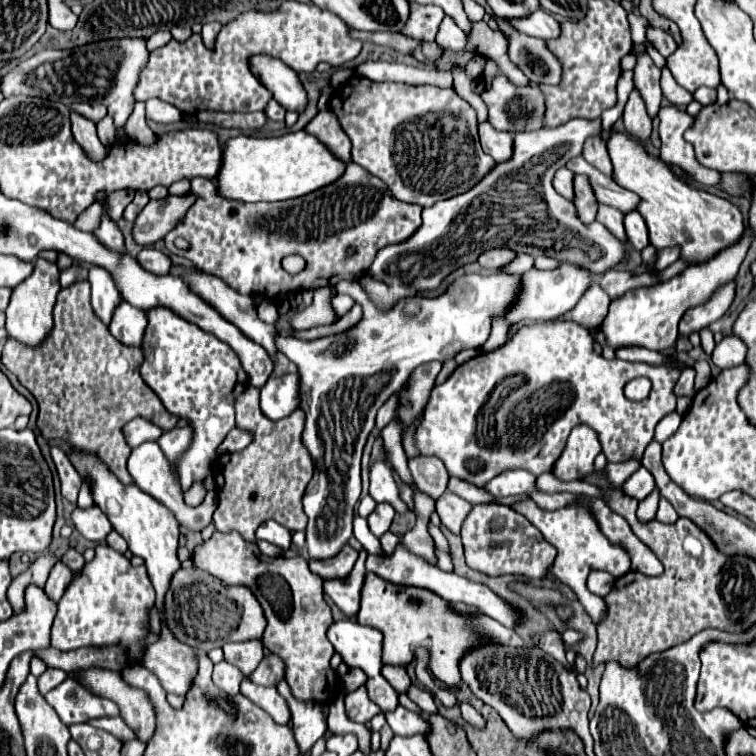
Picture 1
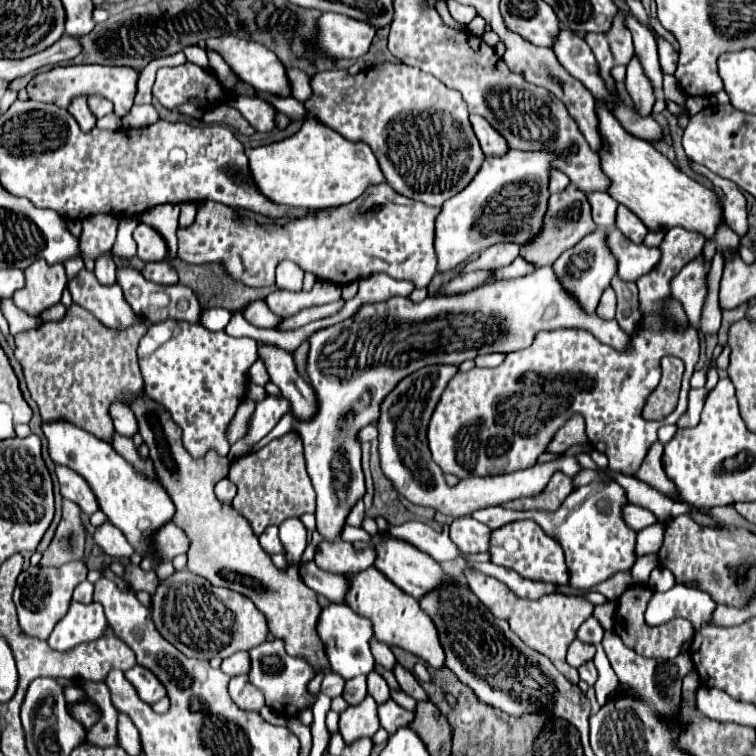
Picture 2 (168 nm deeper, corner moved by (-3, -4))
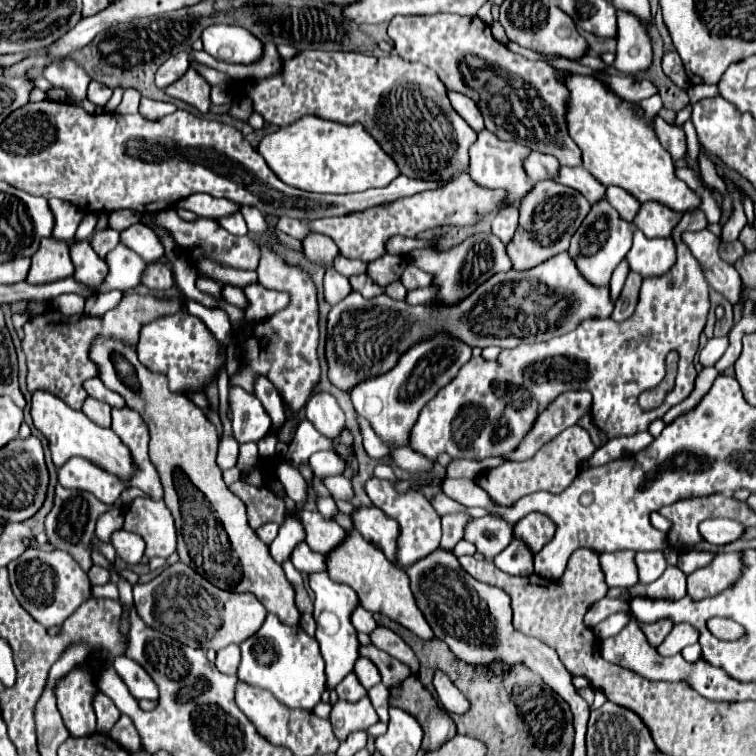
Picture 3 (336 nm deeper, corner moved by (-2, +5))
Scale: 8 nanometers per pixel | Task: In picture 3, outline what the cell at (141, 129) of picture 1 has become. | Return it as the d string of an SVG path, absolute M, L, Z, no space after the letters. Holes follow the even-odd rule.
M126 89L122 103L118 105L120 113L136 113L138 111L138 103L140 103L140 93L136 89Z

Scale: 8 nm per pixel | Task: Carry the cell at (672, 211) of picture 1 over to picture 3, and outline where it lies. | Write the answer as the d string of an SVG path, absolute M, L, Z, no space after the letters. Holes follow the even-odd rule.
M570 73L566 77L566 87L570 91L568 109L566 109L568 135L574 139L574 143L582 151L584 169L588 169L604 187L618 185L622 189L628 189L628 193L632 193L640 203L644 203L644 201L660 201L660 203L668 205L670 209L676 209L676 211L682 211L682 213L686 213L690 209L696 209L700 205L700 197L696 193L692 193L688 189L688 185L684 185L674 175L674 161L672 161L670 153L664 151L664 147L660 145L660 141L656 137L656 131L652 127L652 119L662 109L662 101L660 101L658 95L652 95L652 97L648 97L644 101L638 101L634 105L632 101L626 101L626 99L618 97L616 93L608 91L594 77L584 77L584 75L576 75L576 73ZM638 105L644 111L644 115L636 113Z

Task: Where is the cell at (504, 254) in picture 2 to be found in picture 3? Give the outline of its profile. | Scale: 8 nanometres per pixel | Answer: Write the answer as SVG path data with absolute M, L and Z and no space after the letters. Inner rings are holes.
M514 205L500 209L492 219L492 233L496 233L496 237L500 237L504 243L512 239L516 227L518 227L518 209Z

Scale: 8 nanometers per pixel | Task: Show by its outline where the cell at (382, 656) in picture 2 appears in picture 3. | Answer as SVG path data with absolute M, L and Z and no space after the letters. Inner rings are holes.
M358 605L354 611L352 611L352 625L356 627L356 631L364 631L364 633L370 633L372 629L376 629L376 621L372 617L370 611L366 611L362 605Z

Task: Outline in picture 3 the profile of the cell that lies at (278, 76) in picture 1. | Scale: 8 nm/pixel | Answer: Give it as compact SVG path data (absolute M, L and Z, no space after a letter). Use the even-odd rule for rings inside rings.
M210 25L202 31L206 53L226 63L254 63L262 55L262 43L248 29L236 25Z

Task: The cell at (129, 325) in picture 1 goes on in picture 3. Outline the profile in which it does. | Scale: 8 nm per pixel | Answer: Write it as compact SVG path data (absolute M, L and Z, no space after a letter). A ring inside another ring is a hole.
M88 239L74 241L70 245L70 255L72 255L74 267L76 267L76 273L74 275L84 285L94 285L96 281L102 281L104 279L104 273L108 273L104 259L100 259L94 253L94 249L90 247L90 241Z

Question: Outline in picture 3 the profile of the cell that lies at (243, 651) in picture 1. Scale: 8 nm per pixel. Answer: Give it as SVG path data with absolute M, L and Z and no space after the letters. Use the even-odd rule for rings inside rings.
M228 645L226 649L220 649L214 663L216 663L218 671L222 671L226 675L236 675L236 669L238 669L238 663L240 663L238 645Z

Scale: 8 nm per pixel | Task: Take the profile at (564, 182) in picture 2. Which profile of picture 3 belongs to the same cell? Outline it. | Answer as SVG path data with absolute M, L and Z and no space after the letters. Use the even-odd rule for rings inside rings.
M532 151L524 159L524 169L526 169L532 183L548 179L548 173L556 173L556 167L560 167L556 157L546 155L546 153L538 153L538 151Z

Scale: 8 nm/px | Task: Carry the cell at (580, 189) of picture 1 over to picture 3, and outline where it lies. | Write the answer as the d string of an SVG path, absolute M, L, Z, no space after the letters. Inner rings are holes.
M538 181L532 191L526 193L526 197L520 201L520 225L512 241L506 245L512 269L526 271L562 251L568 251L570 237L576 233L588 211L590 203L582 197L582 193L576 193L576 189L556 185L554 181Z

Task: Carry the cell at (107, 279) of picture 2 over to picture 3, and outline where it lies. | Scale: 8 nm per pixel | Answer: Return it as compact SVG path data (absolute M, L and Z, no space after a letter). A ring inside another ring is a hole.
M106 227L106 229L100 229L96 231L92 237L90 237L90 243L92 243L92 249L104 259L116 245L118 245L118 231Z

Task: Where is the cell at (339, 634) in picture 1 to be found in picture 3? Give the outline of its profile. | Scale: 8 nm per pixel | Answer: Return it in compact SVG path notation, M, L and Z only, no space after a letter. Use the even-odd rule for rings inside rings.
M308 573L310 589L314 591L314 619L316 619L316 641L320 643L320 653L326 663L326 689L322 693L322 701L330 703L330 691L352 671L354 661L358 659L358 639L356 629L352 627L350 615L352 609L358 605L358 595L352 591L350 585L336 583L328 577L328 573Z

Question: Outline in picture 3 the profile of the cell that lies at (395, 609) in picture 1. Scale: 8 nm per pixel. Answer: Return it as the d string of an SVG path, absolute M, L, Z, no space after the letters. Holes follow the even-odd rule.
M352 529L346 535L346 539L326 555L326 567L328 567L328 575L332 575L334 581L346 583L356 591L360 605L364 605L364 609L368 609L372 613L388 615L390 619L398 621L400 625L404 625L406 629L410 629L412 633L416 633L422 639L434 637L422 611L414 603L414 595L410 591L406 571L396 569L396 565L392 565L384 557L384 553L380 553L380 549L376 549L372 543L364 541L364 537L360 537L360 533L356 533L356 529Z

